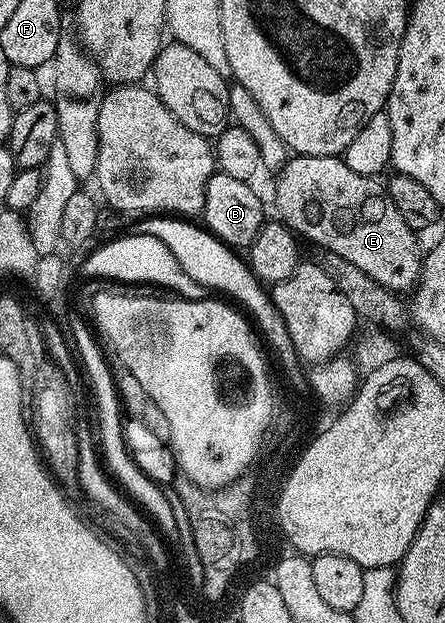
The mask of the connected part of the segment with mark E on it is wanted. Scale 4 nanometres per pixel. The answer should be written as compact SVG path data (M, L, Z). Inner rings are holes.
M295 155L288 158L275 183L275 203L279 206L282 222L304 240L312 239L315 247L324 247L357 265L387 290L394 293L414 292L423 272L424 248L419 248L420 236L397 213L397 205L387 196L387 188L378 178L349 169L346 158L338 155Z

